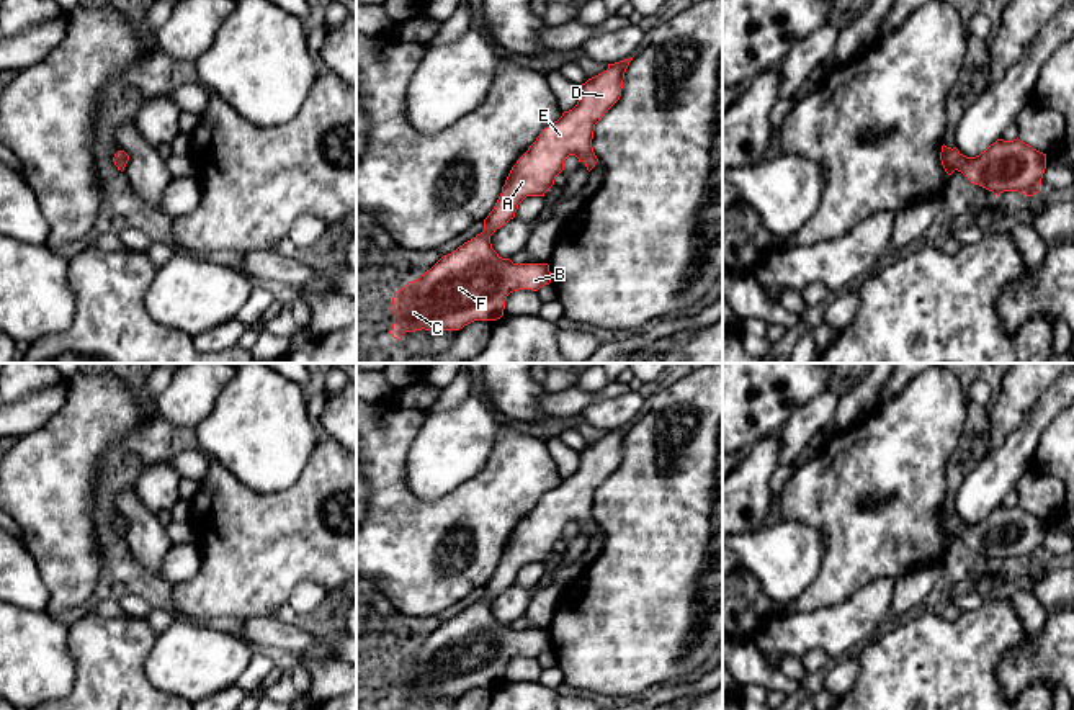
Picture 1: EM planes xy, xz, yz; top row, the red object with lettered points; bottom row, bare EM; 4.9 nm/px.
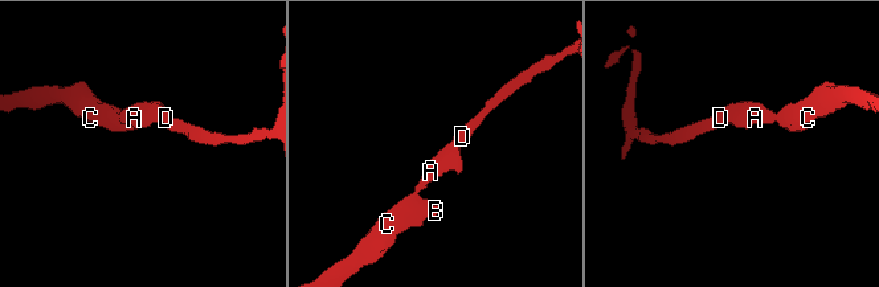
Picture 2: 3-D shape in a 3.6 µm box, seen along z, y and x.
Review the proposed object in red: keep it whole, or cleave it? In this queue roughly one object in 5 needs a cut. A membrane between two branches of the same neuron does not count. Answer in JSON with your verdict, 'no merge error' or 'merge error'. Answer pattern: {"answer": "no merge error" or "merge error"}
{"answer": "no merge error"}

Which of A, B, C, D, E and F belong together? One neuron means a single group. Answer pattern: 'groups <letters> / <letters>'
groups A B C D E F

